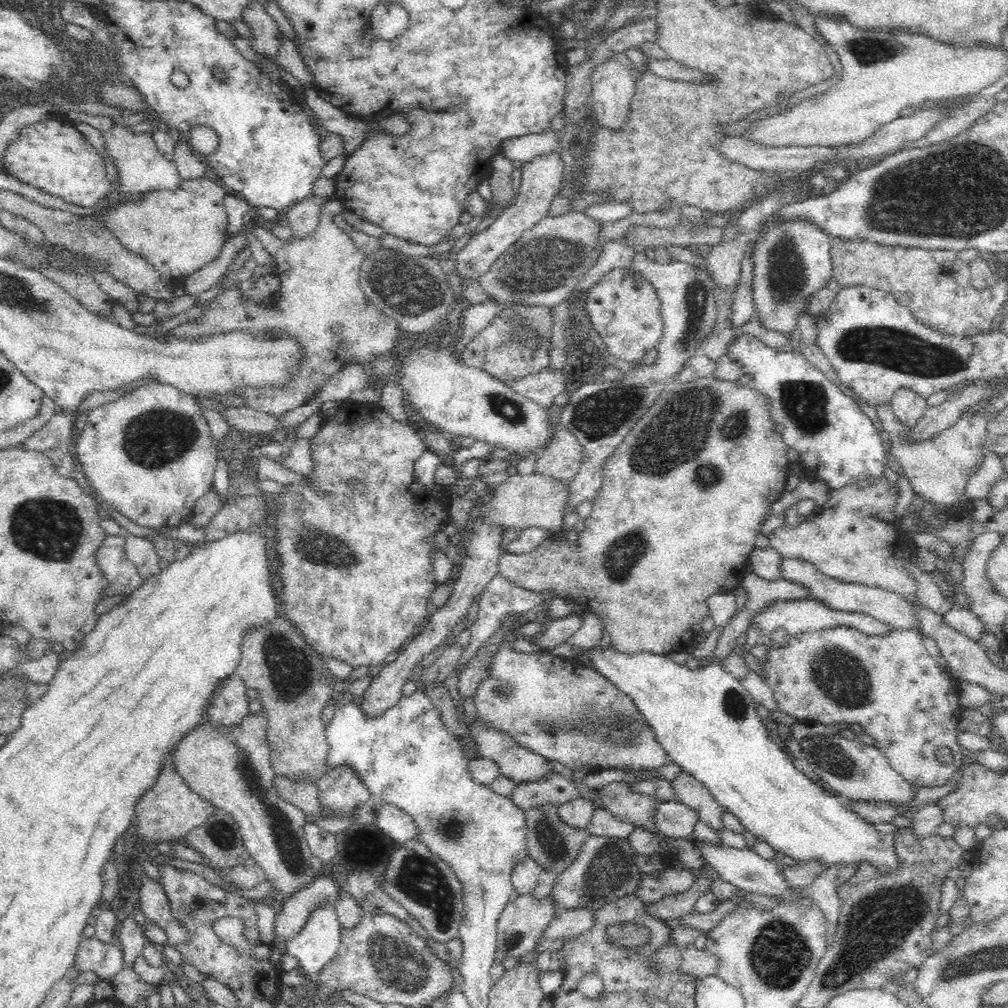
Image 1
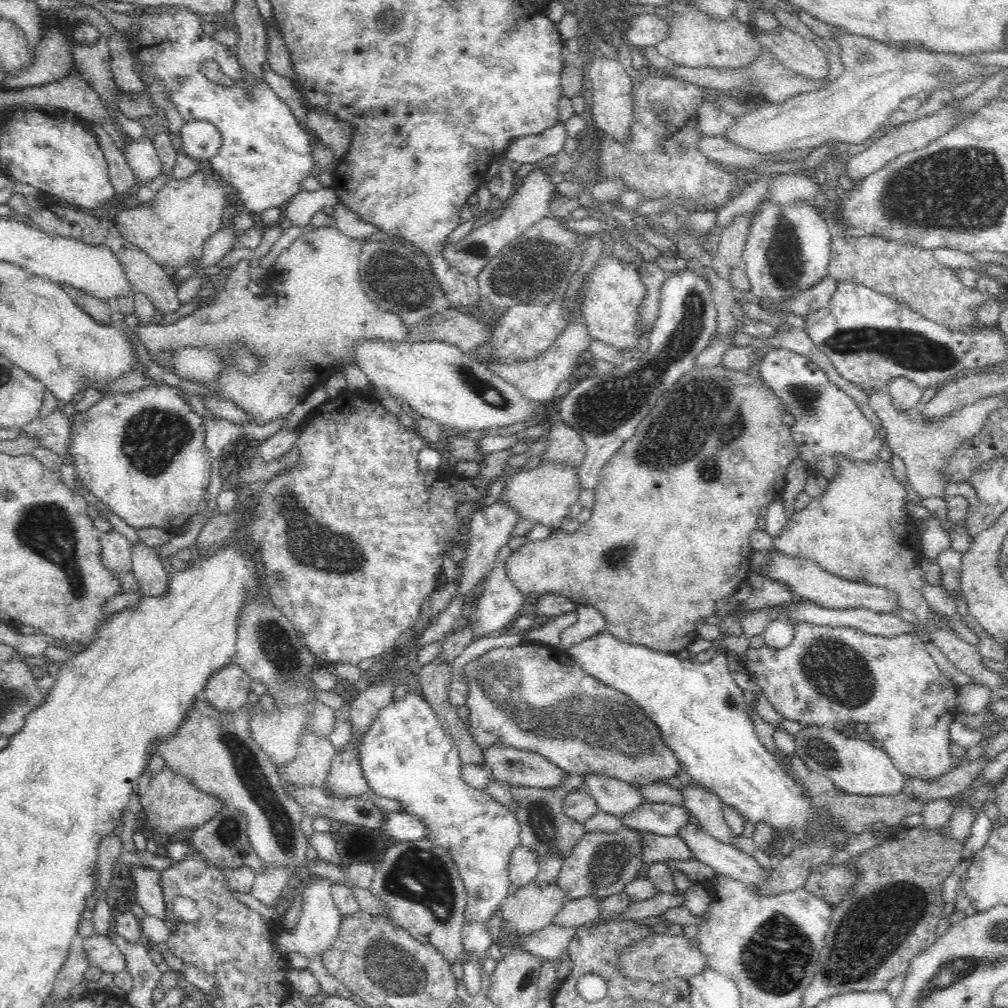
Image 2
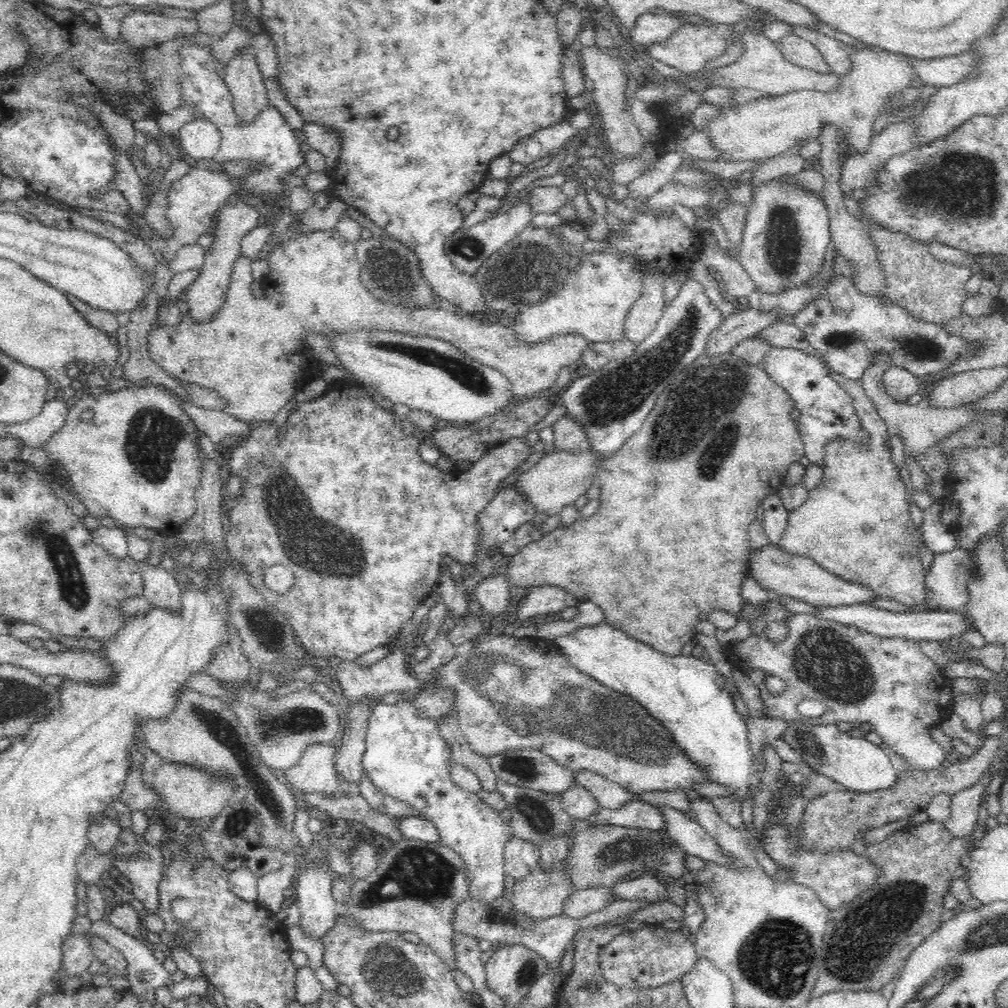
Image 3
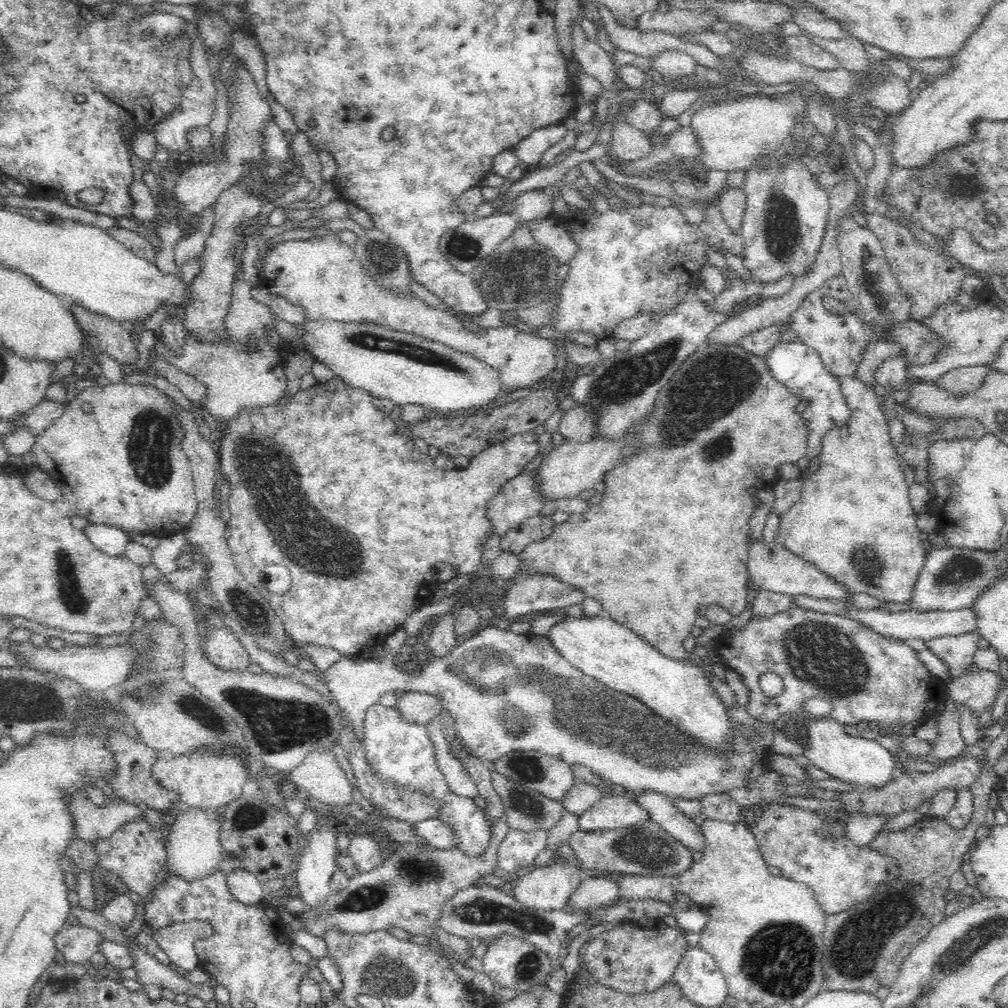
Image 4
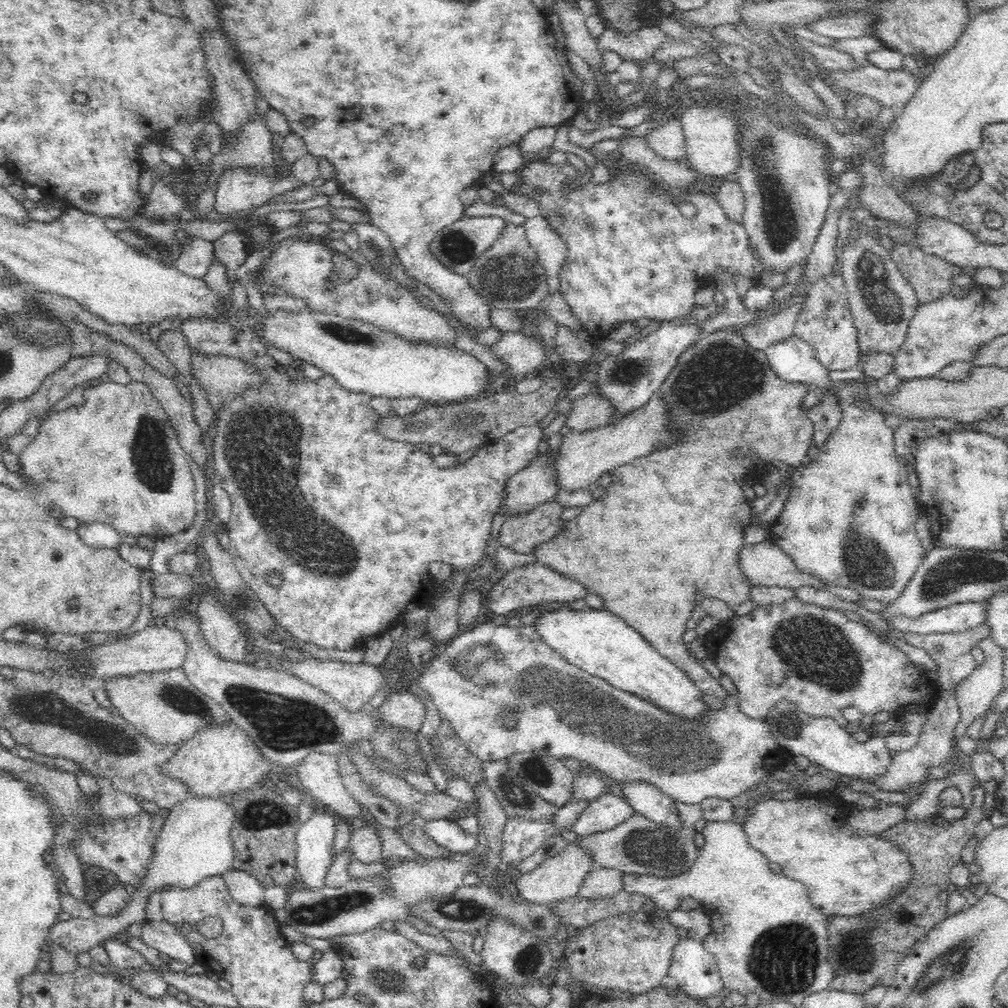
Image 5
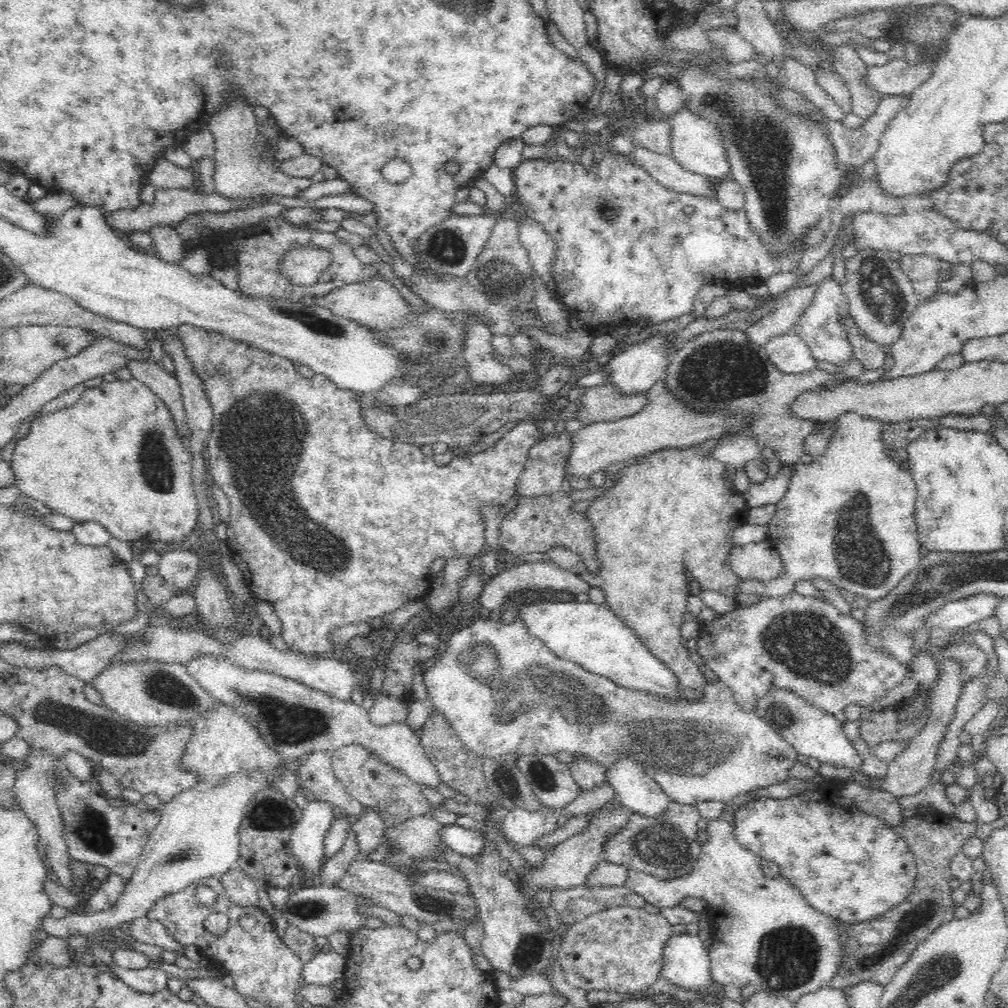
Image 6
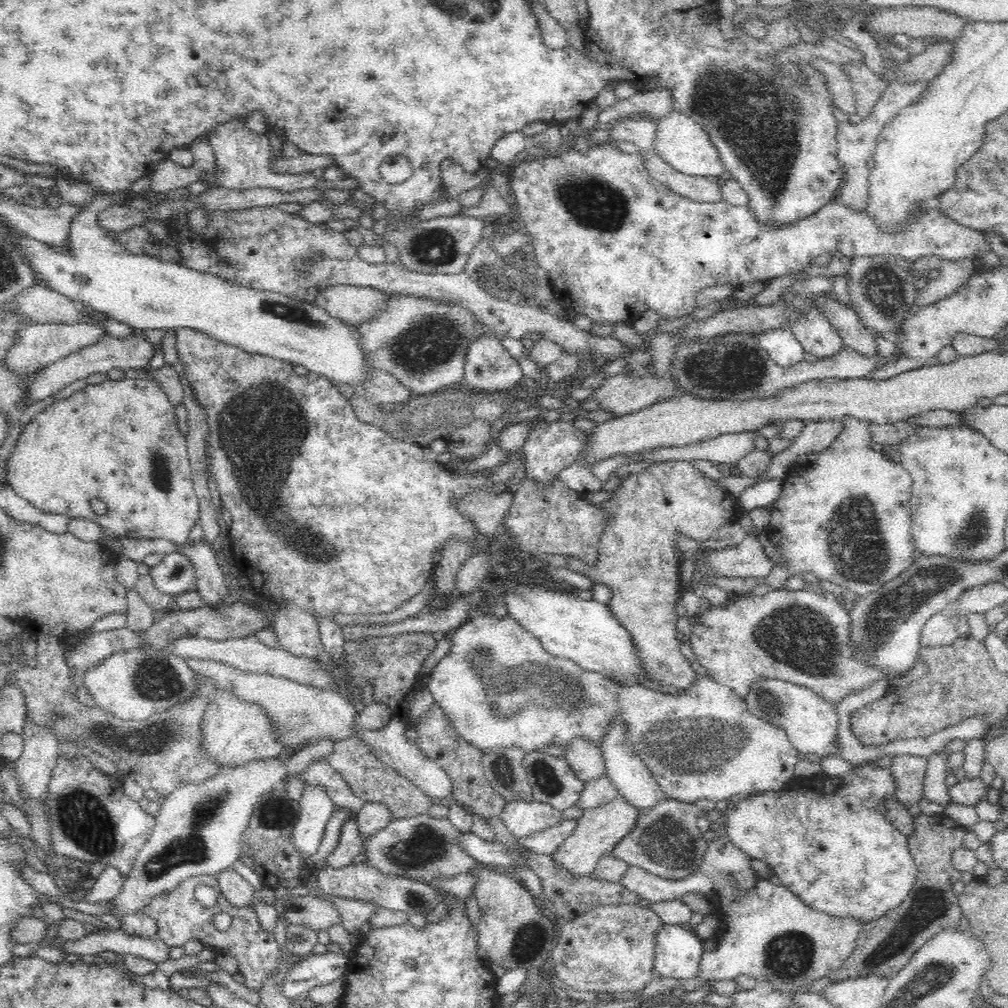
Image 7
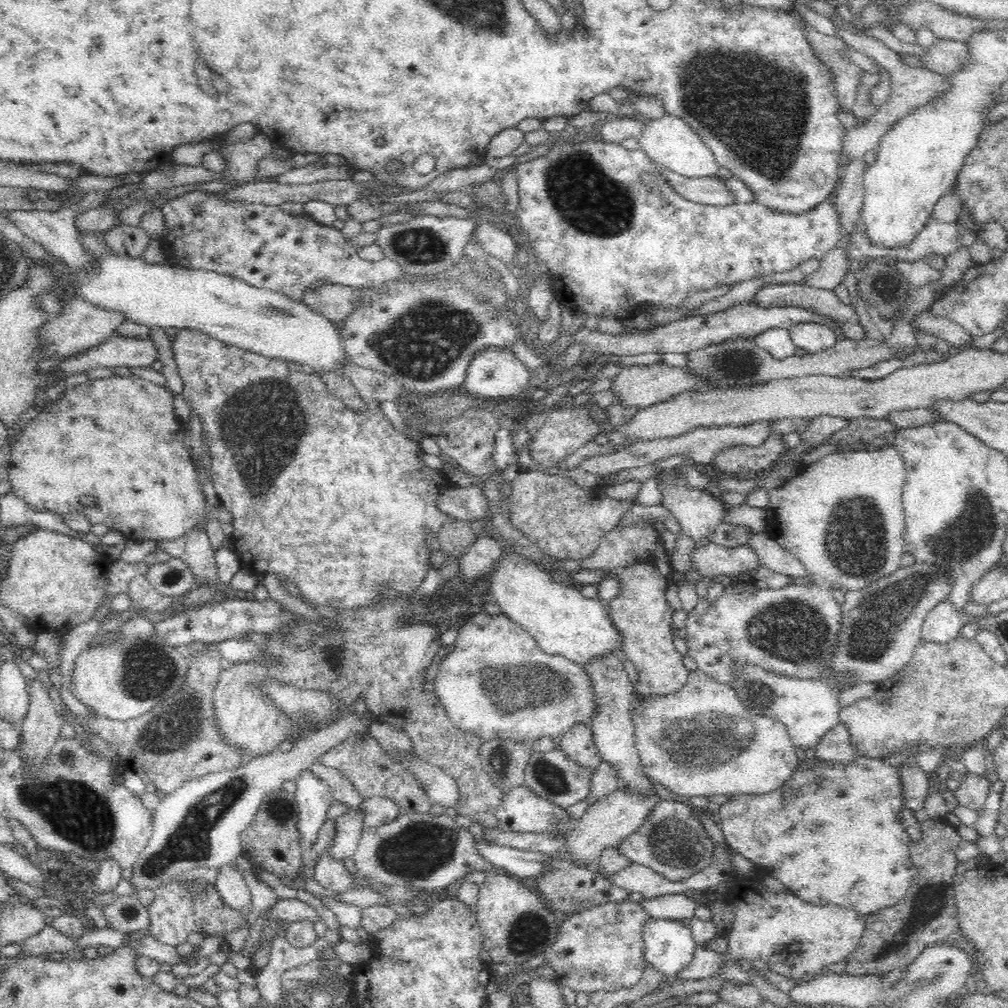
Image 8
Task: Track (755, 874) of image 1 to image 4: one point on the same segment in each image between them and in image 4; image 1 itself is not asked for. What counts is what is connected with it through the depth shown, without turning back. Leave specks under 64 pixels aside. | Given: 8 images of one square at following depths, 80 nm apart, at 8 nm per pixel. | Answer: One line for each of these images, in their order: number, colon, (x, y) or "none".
2: (725, 859)
3: (689, 835)
4: (662, 811)

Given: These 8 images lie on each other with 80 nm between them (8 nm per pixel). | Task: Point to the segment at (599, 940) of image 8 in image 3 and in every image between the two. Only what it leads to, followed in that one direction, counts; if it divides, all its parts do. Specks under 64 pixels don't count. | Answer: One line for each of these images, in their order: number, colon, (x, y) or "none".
3: (646, 958)
4: (635, 958)
5: (632, 953)
6: (620, 949)
7: (610, 949)

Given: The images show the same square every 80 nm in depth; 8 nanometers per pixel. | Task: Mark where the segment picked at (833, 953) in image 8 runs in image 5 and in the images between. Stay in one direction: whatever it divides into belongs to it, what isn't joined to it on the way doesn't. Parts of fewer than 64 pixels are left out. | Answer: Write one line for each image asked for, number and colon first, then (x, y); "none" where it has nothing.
5: (767, 937)
6: (767, 934)
7: (771, 935)

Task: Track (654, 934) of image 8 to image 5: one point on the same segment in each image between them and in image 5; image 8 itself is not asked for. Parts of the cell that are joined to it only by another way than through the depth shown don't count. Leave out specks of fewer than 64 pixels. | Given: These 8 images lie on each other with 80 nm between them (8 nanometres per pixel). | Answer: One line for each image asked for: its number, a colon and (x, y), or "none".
5: (694, 968)
6: (686, 963)
7: (678, 954)

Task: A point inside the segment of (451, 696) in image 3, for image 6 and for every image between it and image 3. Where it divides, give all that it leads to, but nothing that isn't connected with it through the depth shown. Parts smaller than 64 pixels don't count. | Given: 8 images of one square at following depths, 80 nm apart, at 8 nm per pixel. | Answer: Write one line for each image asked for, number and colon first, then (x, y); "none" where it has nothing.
4: (420, 708)
5: (403, 709)
6: (386, 710)

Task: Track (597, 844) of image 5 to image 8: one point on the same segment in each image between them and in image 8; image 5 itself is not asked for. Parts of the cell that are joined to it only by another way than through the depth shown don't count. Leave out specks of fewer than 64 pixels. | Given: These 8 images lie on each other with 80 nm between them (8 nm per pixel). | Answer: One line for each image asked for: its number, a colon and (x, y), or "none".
6: (666, 847)
7: (665, 841)
8: (672, 841)

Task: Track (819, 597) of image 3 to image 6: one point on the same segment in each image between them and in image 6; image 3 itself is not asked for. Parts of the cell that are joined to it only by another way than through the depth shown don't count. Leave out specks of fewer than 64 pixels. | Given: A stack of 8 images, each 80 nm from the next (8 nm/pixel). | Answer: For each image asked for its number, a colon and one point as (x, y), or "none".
4: (773, 568)
5: (765, 564)
6: (761, 561)

